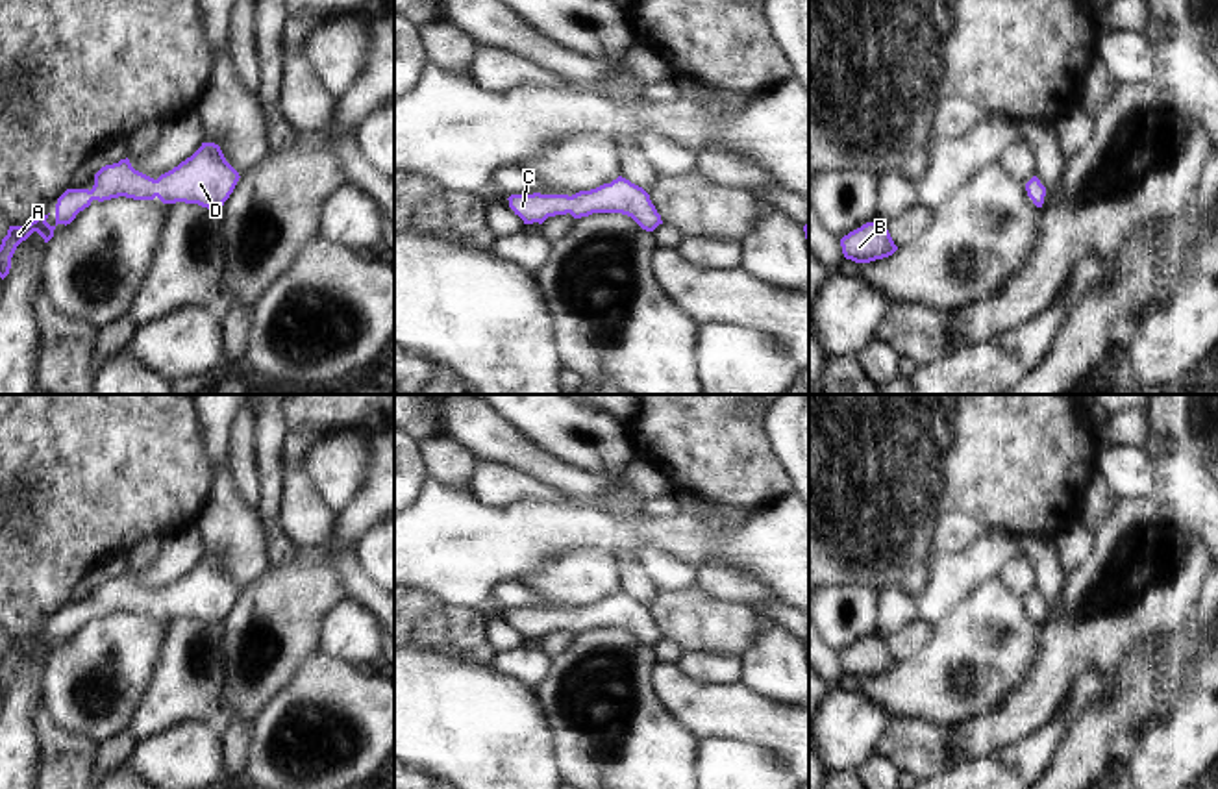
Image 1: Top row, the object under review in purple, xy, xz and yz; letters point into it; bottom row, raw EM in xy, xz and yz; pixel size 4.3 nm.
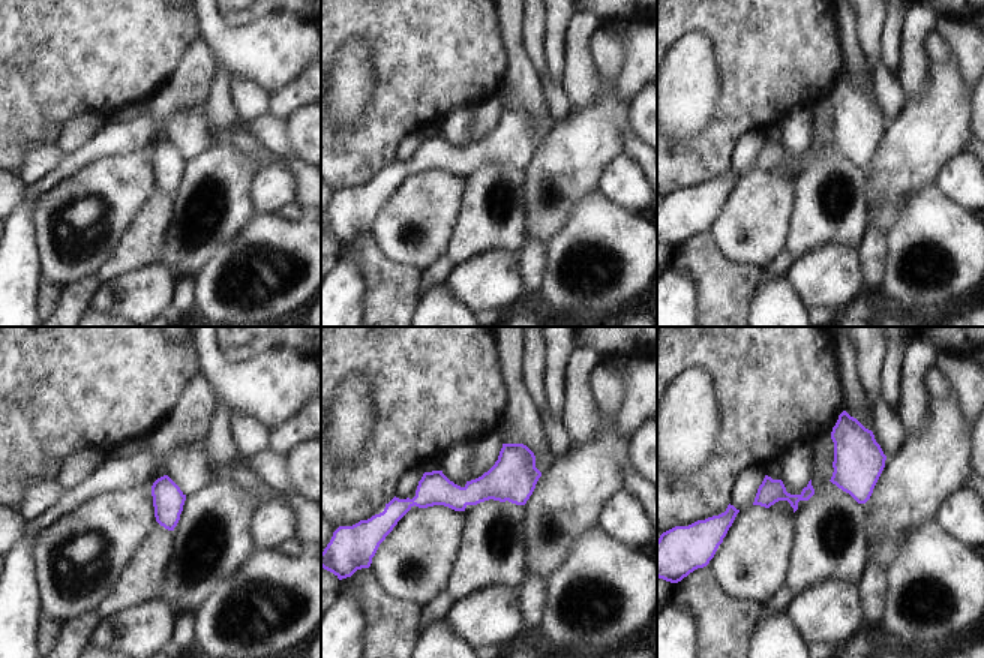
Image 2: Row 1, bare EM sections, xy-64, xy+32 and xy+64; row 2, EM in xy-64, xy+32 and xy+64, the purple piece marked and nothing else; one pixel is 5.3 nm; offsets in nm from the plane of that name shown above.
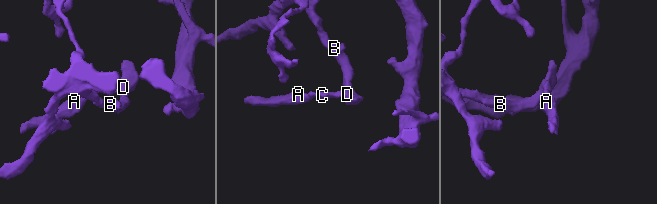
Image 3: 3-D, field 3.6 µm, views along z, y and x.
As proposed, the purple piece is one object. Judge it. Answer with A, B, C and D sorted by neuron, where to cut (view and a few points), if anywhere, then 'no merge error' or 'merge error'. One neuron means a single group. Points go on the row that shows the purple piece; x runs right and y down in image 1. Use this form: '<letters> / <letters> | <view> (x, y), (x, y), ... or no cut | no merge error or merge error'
A B C D | no cut | no merge error

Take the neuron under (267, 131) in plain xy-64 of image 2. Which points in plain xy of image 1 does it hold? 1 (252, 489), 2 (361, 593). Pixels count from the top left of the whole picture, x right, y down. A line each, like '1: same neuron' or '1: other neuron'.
1: other neuron
2: same neuron

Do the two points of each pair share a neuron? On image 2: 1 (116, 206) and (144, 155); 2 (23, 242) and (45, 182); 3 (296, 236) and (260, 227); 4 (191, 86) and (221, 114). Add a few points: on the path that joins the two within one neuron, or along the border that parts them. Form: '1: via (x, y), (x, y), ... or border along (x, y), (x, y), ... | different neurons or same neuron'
1: via (116, 194), (138, 167) | same neuron
2: via (23, 227), (23, 210), (30, 197) | same neuron
3: via (287, 236), (269, 236) | same neuron
4: border along (216, 66), (212, 75), (210, 93), (204, 101) | different neurons

